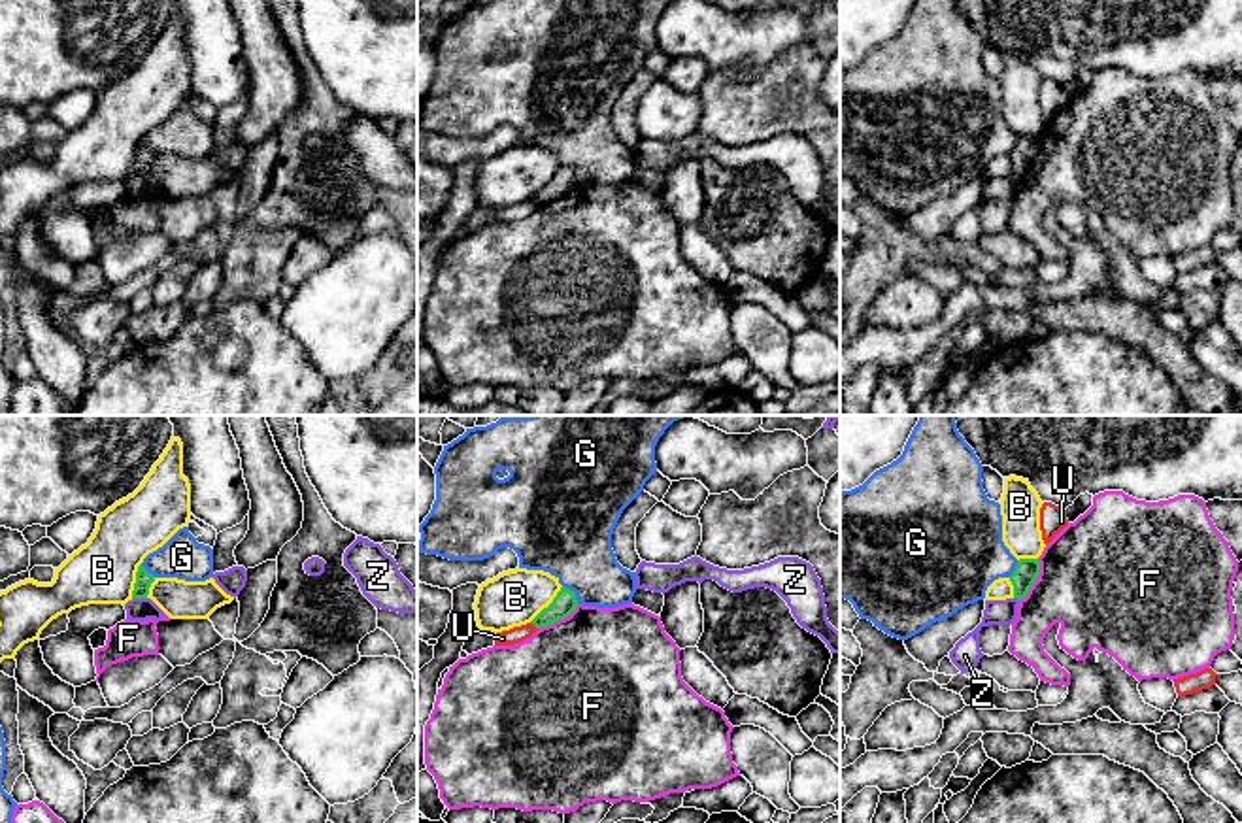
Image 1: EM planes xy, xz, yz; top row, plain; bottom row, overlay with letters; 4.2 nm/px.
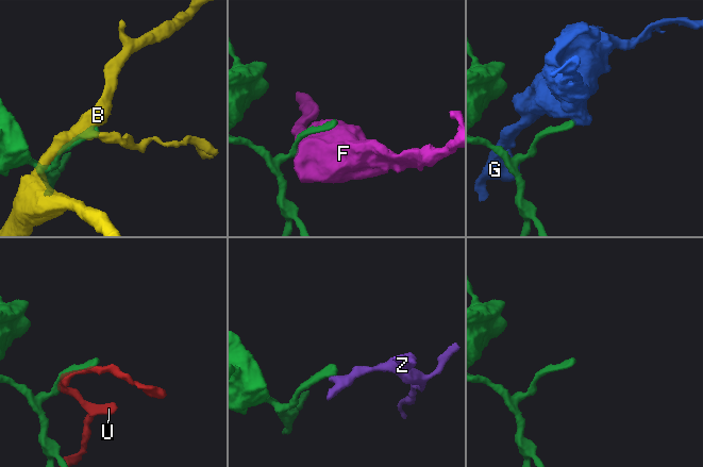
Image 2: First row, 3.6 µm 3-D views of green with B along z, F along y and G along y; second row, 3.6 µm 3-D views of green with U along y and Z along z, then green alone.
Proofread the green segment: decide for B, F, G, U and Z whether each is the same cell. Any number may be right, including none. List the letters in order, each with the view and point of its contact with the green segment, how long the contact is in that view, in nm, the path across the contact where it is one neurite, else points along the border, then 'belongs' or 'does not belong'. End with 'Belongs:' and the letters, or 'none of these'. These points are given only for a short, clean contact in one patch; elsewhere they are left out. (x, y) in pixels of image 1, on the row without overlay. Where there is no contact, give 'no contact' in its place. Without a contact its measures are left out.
B: xz (550, 182) | 220 nm | does not belong
F: yz (1035, 157) | 200 nm | does not belong
G: xz (574, 170) | 100 nm | along xz (563, 163), (574, 170), (578, 180) | does not belong
U: xz (533, 201) | 50 nm | does not belong
Z: xy (140, 174) | 60 nm | along xy (133, 174), (146, 176) | does not belong
Belongs: none of these

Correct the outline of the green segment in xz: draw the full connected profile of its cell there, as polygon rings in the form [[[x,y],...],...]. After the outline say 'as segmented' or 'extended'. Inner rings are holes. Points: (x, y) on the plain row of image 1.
[[[561,164],[553,179],[547,185],[544,185],[530,200],[536,206],[547,204],[559,196],[568,194],[576,187],[576,183],[576,170],[566,164]]]; as segmented

